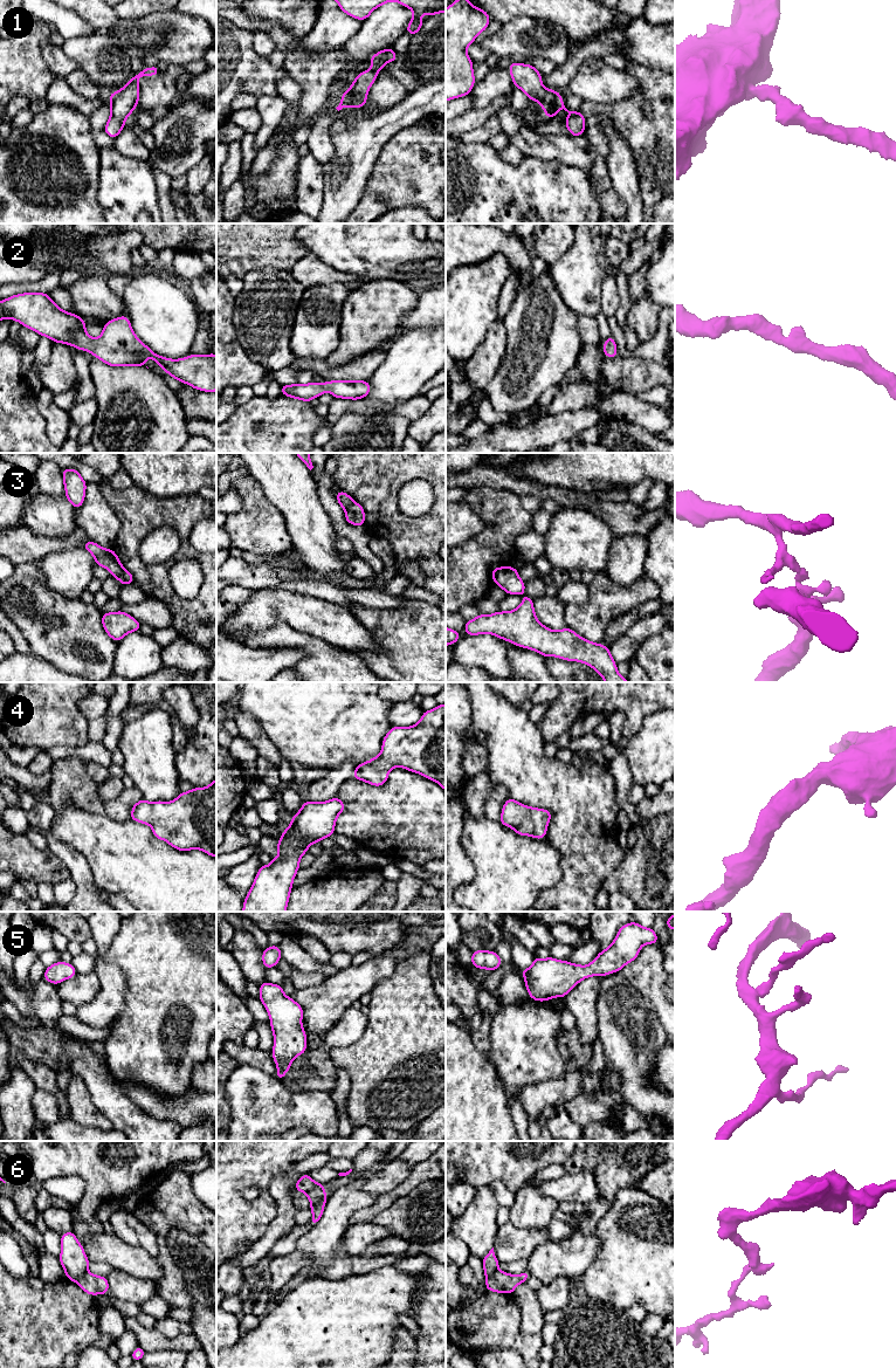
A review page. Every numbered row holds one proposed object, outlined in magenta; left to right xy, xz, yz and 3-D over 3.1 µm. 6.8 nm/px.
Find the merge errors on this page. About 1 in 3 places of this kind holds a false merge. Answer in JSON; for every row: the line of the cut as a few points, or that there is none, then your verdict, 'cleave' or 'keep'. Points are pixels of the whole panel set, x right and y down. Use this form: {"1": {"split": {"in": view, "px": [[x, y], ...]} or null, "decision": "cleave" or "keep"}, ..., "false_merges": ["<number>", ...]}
{"1": {"split": null, "decision": "keep"}, "2": {"split": null, "decision": "keep"}, "3": {"split": {"in": "xy", "px": [[124, 569], [117, 577]]}, "decision": "cleave"}, "4": {"split": null, "decision": "keep"}, "5": {"split": null, "decision": "keep"}, "6": {"split": {"in": "xy", "px": [[87, 1270], [75, 1280]]}, "decision": "cleave"}, "false_merges": ["3", "6"]}

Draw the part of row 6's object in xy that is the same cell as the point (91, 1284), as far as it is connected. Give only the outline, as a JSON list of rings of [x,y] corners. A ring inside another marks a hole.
[[[85,1272],[76,1284],[88,1294],[108,1294],[109,1291],[109,1281],[106,1277],[95,1276],[90,1272]]]

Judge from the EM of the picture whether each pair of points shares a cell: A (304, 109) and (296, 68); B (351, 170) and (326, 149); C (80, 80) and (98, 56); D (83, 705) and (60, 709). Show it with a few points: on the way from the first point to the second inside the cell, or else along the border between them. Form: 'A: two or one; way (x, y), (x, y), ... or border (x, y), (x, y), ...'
A: one; way (308, 98), (307, 78)
B: two; border (329, 128), (335, 153), (322, 165)
C: two; border (80, 67), (104, 91)
D: two; border (88, 694), (78, 702), (78, 709), (89, 720)

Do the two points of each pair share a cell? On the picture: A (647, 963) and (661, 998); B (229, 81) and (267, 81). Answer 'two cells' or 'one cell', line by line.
A: one cell
B: one cell

